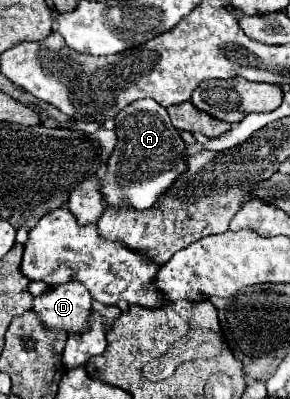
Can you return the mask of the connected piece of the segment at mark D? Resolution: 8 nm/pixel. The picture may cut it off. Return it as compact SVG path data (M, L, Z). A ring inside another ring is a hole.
M66 283L62 287L52 287L42 297L36 297L32 309L40 315L46 327L76 333L88 329L90 303L92 297L84 285Z

